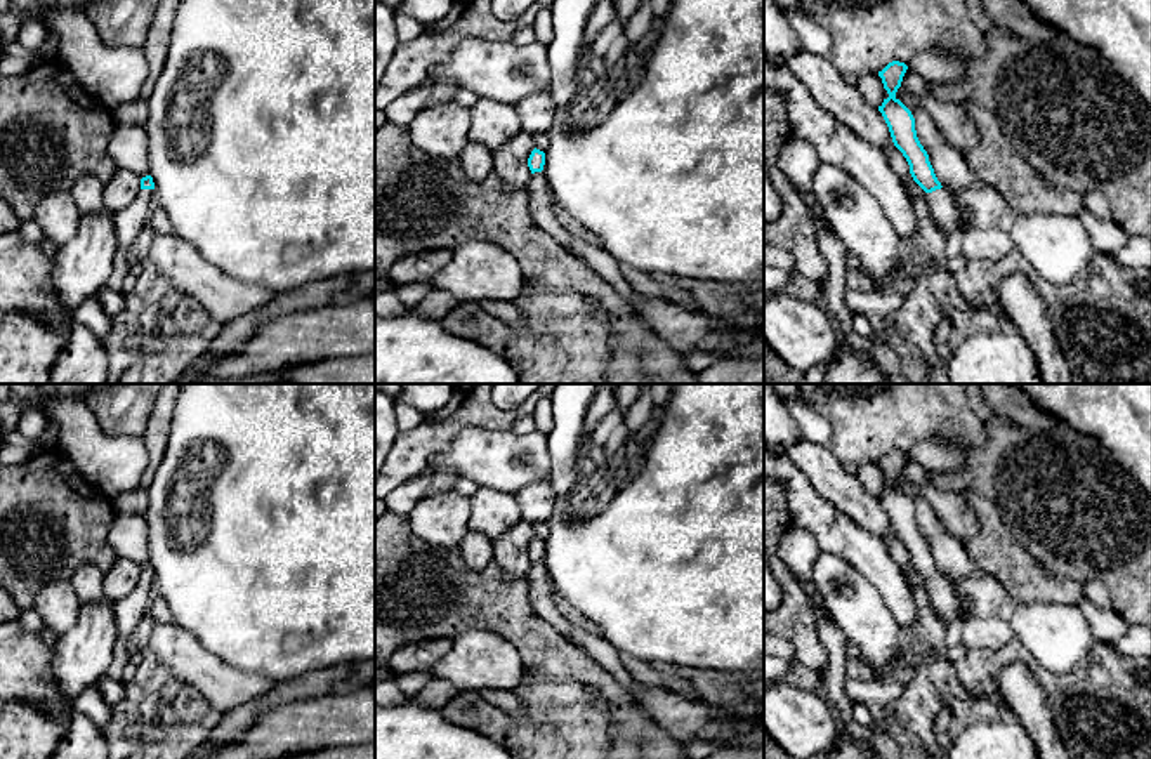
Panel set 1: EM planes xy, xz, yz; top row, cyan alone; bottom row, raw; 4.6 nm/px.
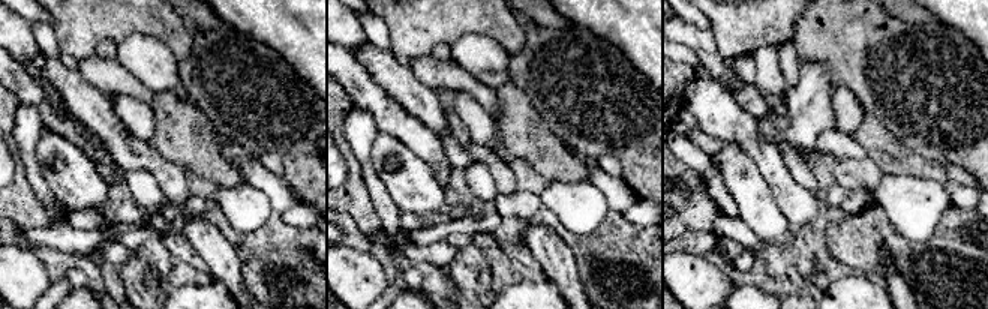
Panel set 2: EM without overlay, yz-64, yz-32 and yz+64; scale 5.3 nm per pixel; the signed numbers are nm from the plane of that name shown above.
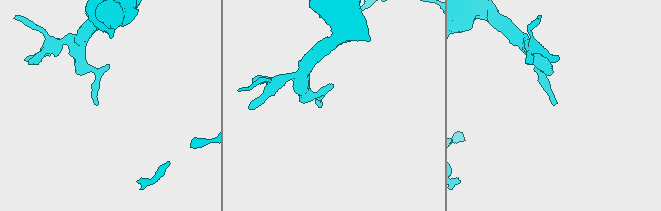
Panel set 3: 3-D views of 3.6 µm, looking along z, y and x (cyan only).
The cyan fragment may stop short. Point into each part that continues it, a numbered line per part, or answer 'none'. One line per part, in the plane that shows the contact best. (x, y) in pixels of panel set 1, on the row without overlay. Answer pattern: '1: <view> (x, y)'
1: yz (941, 594)

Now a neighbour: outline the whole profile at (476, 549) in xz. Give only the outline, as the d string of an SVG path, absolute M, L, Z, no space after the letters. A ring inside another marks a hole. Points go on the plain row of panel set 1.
M469 530L458 552L469 568L484 568L493 559L493 544L484 535Z

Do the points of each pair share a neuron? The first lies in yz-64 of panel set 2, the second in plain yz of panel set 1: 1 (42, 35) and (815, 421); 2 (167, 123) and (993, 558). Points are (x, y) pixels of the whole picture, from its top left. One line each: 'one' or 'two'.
1: one
2: one

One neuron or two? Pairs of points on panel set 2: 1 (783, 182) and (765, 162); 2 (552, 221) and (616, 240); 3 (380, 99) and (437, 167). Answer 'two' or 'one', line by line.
1: one
2: one
3: one

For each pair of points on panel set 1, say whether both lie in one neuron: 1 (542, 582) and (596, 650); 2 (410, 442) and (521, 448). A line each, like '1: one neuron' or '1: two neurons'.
1: one neuron
2: two neurons

